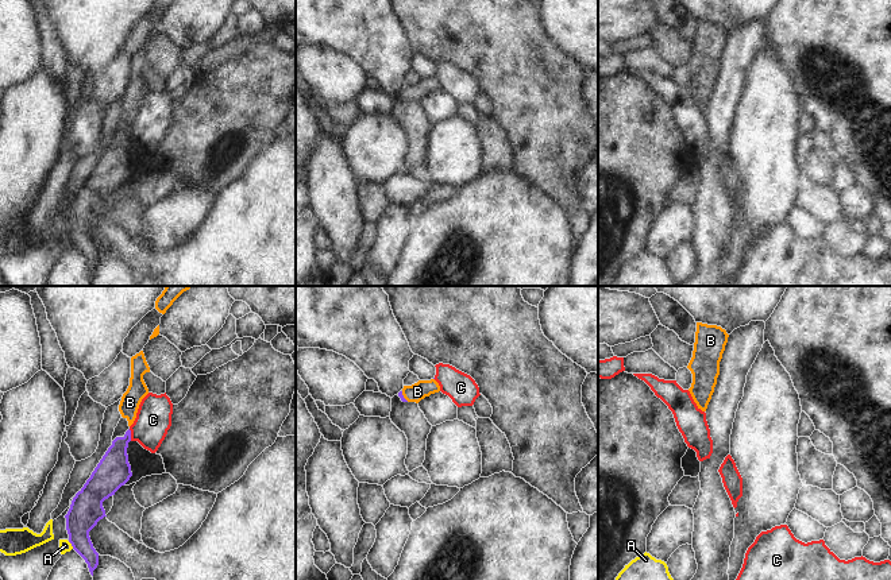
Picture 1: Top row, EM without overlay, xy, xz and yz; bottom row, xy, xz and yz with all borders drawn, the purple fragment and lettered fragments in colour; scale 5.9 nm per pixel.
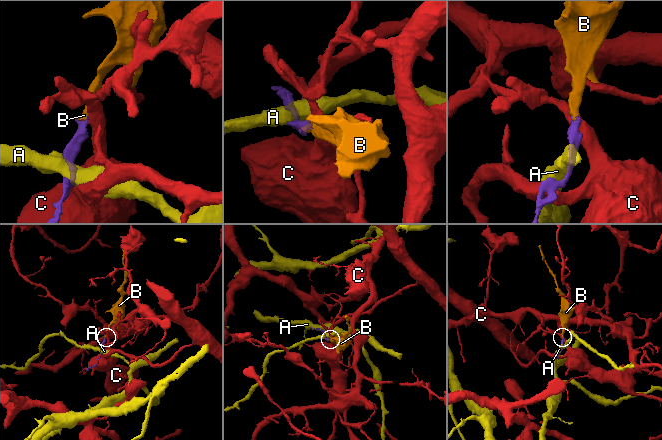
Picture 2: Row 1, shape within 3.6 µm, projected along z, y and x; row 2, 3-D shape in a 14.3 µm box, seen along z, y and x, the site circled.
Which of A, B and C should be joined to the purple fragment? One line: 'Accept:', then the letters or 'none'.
Accept: B

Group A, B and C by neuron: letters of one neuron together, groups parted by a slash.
A / B / C

